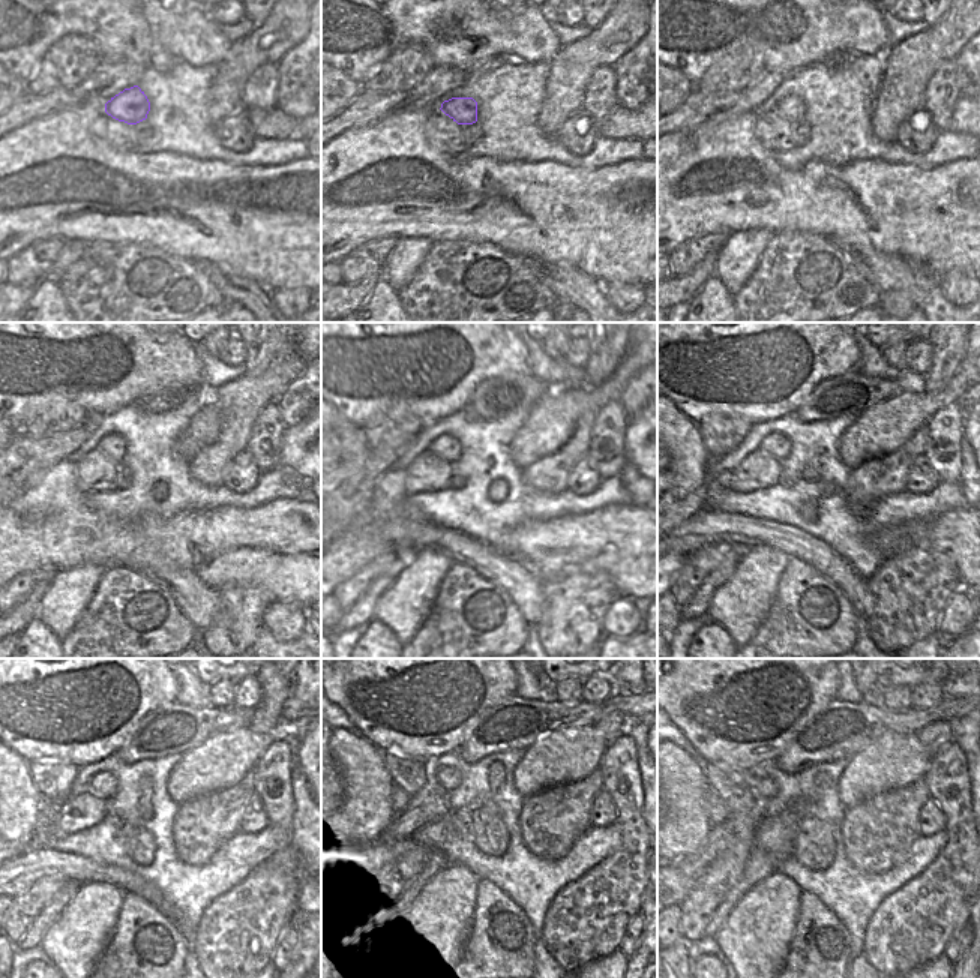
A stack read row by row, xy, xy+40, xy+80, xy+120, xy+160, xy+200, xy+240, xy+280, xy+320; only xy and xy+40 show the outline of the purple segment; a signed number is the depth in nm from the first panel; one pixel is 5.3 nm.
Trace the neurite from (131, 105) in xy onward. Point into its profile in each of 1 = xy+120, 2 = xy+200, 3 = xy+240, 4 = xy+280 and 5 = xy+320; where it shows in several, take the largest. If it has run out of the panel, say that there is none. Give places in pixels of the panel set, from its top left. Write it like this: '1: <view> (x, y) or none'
1: xy+120 (113, 446)
2: xy+200 (776, 446)
3: xy+240 (104, 785)
4: xy+280 (434, 783)
5: xy+320 (763, 786)

